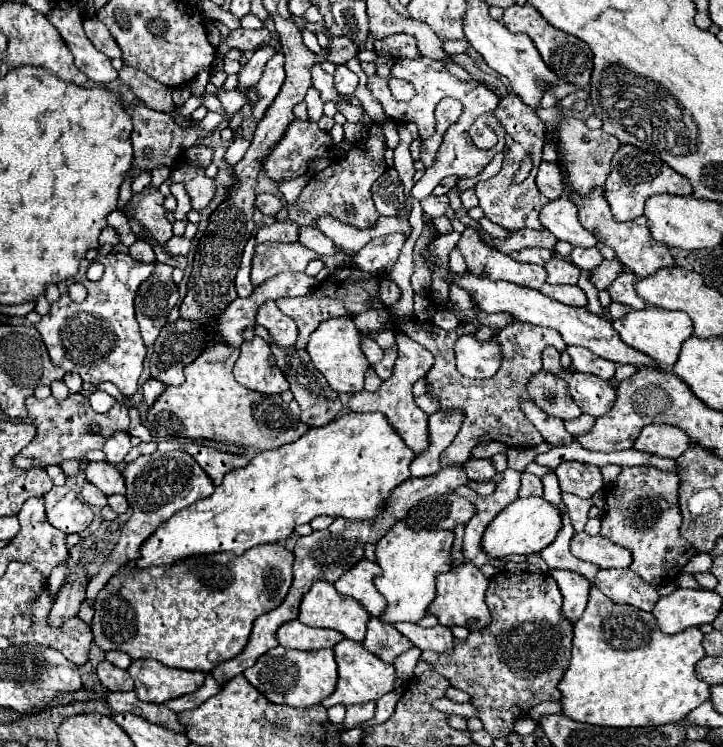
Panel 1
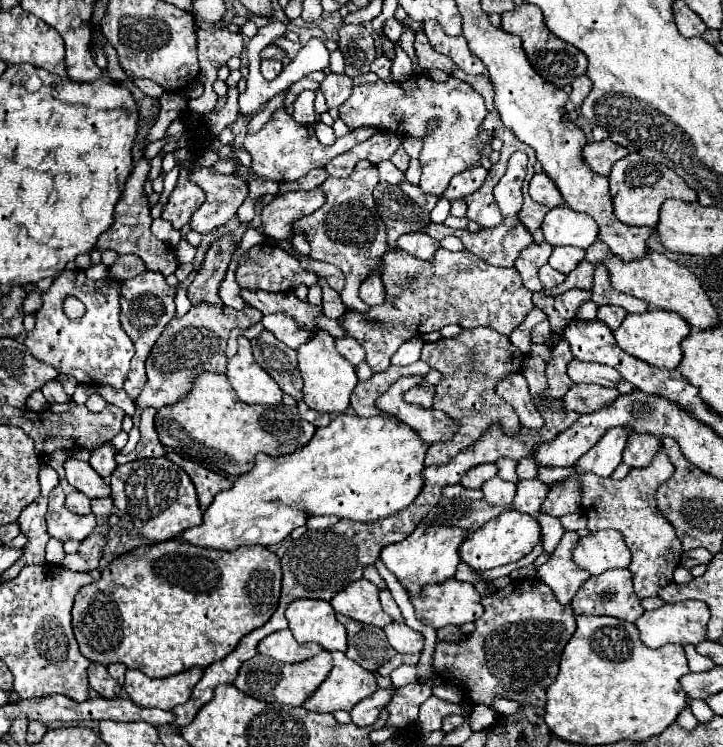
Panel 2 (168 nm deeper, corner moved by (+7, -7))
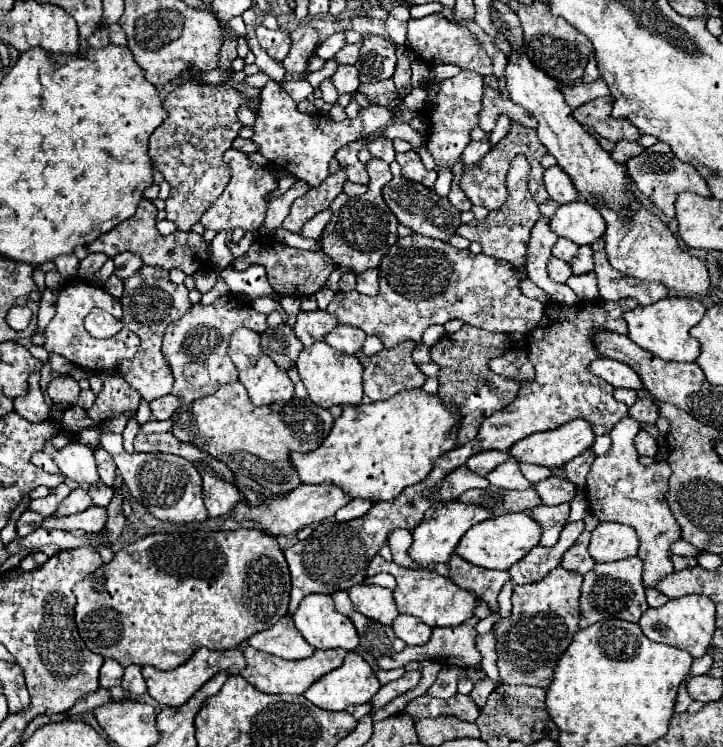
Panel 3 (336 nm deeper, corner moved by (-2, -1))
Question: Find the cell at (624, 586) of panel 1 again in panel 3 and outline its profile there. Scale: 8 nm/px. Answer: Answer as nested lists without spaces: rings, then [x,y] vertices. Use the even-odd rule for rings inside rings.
[[[628,557],[612,563],[596,563],[594,569],[586,573],[580,595],[580,627],[588,627],[596,621],[612,617],[638,623],[646,609],[648,603],[642,585],[642,561],[638,557]]]

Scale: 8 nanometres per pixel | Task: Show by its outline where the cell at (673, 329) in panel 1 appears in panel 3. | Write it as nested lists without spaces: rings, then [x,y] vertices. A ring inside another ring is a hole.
[[[664,297],[658,303],[646,307],[638,305],[636,309],[626,311],[624,319],[630,331],[628,337],[636,341],[642,349],[668,361],[696,361],[696,357],[700,355],[700,343],[692,339],[690,329],[700,323],[704,311],[706,307],[694,297]]]

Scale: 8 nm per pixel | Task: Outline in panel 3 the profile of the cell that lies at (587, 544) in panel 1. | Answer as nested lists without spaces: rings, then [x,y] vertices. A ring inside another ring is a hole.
[[[598,523],[592,531],[588,551],[596,563],[626,559],[638,553],[638,537],[628,525]]]

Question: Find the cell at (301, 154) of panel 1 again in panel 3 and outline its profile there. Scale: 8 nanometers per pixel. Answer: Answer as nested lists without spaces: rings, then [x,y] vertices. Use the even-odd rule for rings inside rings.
[[[268,81],[260,93],[260,109],[258,109],[258,119],[254,123],[254,141],[260,147],[260,155],[264,155],[268,161],[276,163],[284,171],[296,175],[298,179],[310,183],[310,185],[320,185],[328,177],[328,163],[336,155],[340,147],[344,147],[350,141],[356,141],[360,137],[366,137],[374,131],[382,131],[384,137],[400,137],[408,141],[414,149],[420,149],[426,145],[424,137],[412,129],[408,123],[392,119],[390,109],[384,107],[366,107],[358,113],[356,119],[346,119],[342,123],[336,123],[328,117],[318,117],[318,115],[306,115],[300,113],[296,107],[296,101],[286,93],[282,83],[278,81]]]

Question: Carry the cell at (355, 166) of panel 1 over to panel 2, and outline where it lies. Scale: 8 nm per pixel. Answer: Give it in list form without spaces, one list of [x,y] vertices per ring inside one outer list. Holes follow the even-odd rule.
[[[359,161],[349,177],[329,177],[325,183],[321,183],[319,189],[325,191],[323,207],[319,211],[313,211],[313,215],[305,215],[297,219],[297,223],[293,223],[293,233],[303,235],[309,241],[313,259],[333,263],[343,271],[345,287],[341,291],[341,301],[349,311],[357,311],[361,315],[365,315],[365,311],[369,311],[371,307],[359,299],[359,285],[387,249],[385,223],[377,215],[371,195],[377,183],[377,167],[369,161]]]

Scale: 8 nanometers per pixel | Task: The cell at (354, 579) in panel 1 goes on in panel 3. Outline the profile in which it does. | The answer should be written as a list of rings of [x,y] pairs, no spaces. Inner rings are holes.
[[[356,585],[348,589],[348,593],[350,593],[354,609],[376,623],[392,625],[392,621],[398,617],[398,609],[396,609],[392,591],[386,587]]]

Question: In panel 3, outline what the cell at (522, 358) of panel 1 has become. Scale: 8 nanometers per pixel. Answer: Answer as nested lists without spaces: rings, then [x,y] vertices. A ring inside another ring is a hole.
[[[464,325],[458,333],[444,335],[430,349],[432,361],[440,367],[438,395],[446,403],[454,403],[462,413],[458,427],[458,445],[472,441],[486,417],[490,417],[496,411],[502,411],[506,405],[510,405],[510,401],[516,399],[520,383],[508,377],[498,377],[488,367],[488,361],[492,357],[502,355],[508,349],[512,349],[512,339],[506,333],[488,333],[472,325]]]

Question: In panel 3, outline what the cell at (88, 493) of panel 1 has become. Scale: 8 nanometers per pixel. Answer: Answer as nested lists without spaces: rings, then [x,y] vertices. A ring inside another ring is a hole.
[[[76,487],[72,489],[72,493],[58,505],[54,517],[66,517],[66,515],[74,515],[74,513],[80,513],[80,511],[86,511],[88,507],[92,505],[90,501],[90,495],[84,487]]]

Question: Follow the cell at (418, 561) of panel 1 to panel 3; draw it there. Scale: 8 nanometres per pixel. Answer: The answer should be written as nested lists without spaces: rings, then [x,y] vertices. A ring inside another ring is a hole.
[[[444,501],[441,509],[430,509],[424,517],[424,521],[411,531],[414,537],[414,543],[410,547],[410,557],[420,563],[420,565],[428,565],[432,567],[434,563],[448,563],[450,555],[454,553],[460,537],[476,523],[490,519],[490,509],[482,509],[482,505],[466,505],[460,501]]]

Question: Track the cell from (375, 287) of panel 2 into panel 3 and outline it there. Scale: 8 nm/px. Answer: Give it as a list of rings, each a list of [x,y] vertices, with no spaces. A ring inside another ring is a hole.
[[[368,269],[366,273],[356,275],[356,291],[364,295],[376,295],[378,293],[378,269]]]

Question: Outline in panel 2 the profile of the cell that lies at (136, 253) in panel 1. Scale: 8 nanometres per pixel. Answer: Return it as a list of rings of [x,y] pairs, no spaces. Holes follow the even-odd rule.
[[[119,255],[117,261],[111,265],[109,269],[109,275],[115,277],[117,281],[127,281],[127,279],[133,279],[141,273],[145,273],[145,265],[141,259],[137,259],[137,255]]]

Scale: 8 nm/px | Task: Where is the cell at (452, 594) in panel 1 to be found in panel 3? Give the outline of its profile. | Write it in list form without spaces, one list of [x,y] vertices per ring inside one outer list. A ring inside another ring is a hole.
[[[374,555],[366,575],[372,577],[376,573],[390,573],[396,577],[396,589],[394,589],[394,599],[398,605],[400,613],[406,615],[414,615],[418,619],[422,619],[426,625],[430,627],[456,627],[460,623],[464,623],[466,619],[470,619],[474,615],[474,605],[476,605],[476,597],[464,589],[460,589],[458,585],[454,585],[448,577],[438,575],[436,571],[416,571],[416,569],[404,569],[398,567],[392,561],[386,561],[380,555]]]

